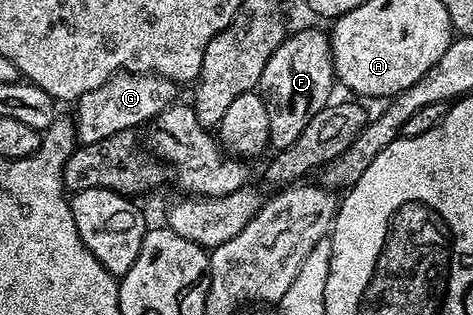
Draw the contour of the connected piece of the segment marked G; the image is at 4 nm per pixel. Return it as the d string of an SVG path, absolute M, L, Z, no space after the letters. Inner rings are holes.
M149 72L115 73L104 84L97 86L97 90L89 90L89 94L81 94L78 100L74 101L76 141L79 144L101 142L101 138L109 138L109 134L117 134L121 130L135 130L146 125L169 105L176 103L175 88L176 81L166 80L163 76Z

